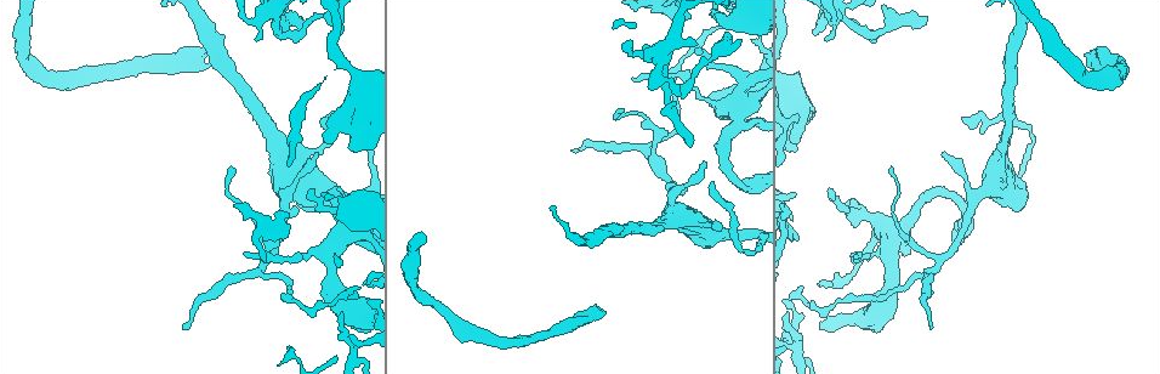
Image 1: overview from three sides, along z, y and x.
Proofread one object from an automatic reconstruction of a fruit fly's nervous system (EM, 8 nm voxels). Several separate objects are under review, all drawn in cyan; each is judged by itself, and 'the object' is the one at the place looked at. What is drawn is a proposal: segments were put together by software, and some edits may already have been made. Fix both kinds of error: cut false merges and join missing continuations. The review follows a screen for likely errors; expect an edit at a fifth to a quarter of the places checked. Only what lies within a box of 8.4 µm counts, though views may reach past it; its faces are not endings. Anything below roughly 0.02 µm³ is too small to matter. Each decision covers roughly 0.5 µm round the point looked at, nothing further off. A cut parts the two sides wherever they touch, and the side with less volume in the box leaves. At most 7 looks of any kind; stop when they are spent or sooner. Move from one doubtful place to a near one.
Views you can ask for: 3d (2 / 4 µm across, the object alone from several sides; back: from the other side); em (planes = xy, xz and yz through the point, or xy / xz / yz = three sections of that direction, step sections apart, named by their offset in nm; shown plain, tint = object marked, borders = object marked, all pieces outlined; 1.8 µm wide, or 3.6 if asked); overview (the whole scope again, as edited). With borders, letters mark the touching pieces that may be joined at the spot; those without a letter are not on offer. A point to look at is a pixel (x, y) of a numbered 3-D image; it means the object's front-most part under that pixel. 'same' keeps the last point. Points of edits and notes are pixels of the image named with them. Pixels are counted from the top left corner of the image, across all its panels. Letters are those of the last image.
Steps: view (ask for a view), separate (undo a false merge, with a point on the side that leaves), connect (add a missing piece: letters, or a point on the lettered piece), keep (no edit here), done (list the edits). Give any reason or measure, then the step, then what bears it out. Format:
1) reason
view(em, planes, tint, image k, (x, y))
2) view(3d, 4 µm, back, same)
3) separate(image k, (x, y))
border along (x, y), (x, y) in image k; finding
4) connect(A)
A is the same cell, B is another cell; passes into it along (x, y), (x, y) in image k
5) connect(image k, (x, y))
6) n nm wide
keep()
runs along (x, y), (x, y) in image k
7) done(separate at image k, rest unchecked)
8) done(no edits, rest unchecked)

tapers out
view(3d, 4 µm, image 1, (925, 18))

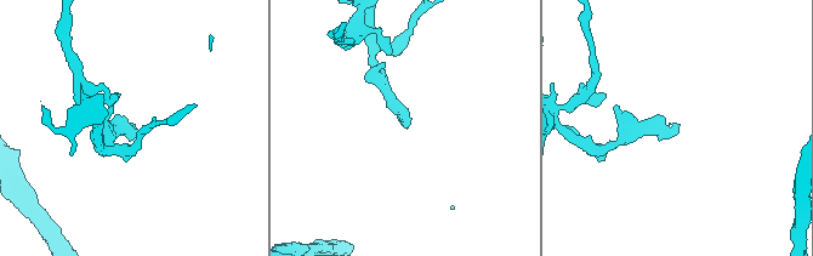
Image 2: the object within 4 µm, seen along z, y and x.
view(em, planes, borders, image 2, (407, 129))

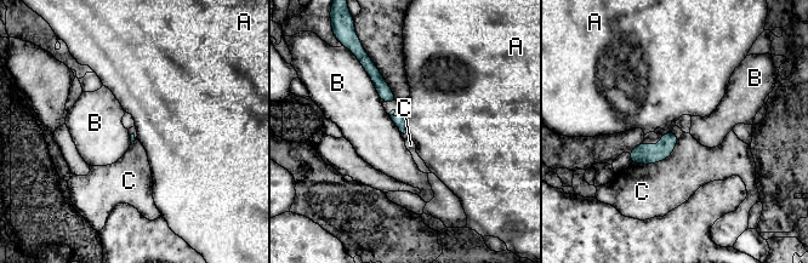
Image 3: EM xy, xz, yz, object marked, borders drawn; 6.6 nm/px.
keep()
A, B and C are other cells; border along (404, 118), (408, 131) in image 3; no lettered piece goes on from it

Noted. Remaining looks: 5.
four-way junction
view(3d, 4 µm, image 1, (991, 182))

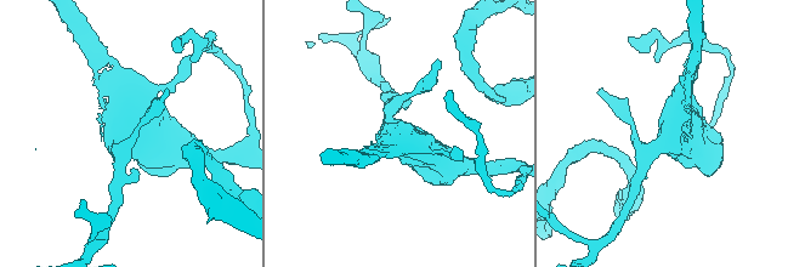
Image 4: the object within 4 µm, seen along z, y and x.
view(em, 3.6 µm, planes, borders, image 4, (671, 133))

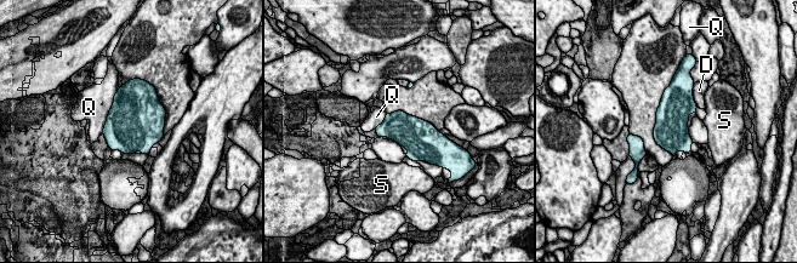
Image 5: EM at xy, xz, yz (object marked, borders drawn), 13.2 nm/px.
Q touches over 650 nm
keep()
D, Q and S are other cells; border along (119, 87), (102, 131) in image 5; all the same neuron

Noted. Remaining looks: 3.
long arm stops here
view(3d, 4 µm, image 1, (1093, 49))

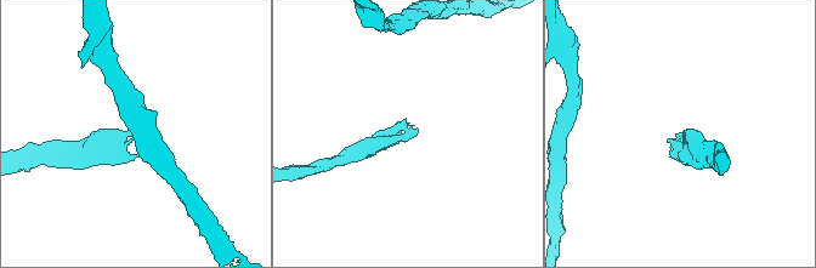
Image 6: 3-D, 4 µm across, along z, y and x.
shape alone is not enough
view(em, planes, tint, image 6, (417, 131))

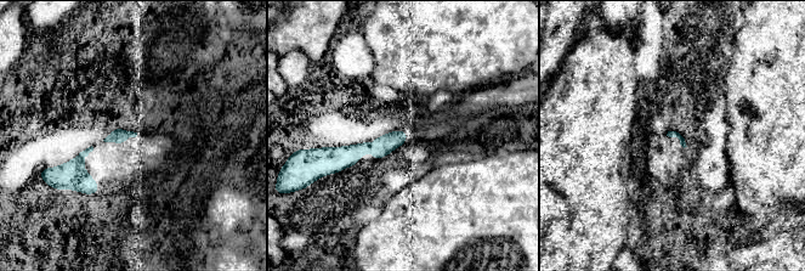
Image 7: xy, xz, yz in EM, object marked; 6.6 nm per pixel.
view(em, planes, borders, same)

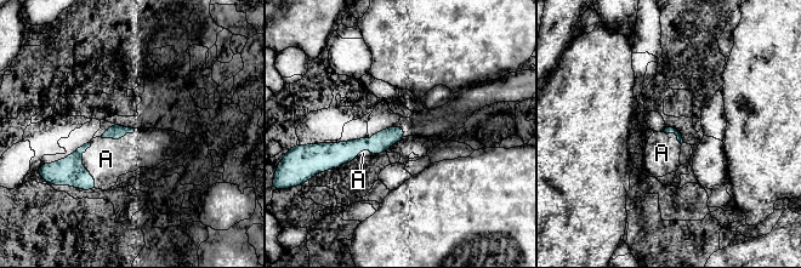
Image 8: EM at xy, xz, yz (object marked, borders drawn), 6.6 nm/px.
connect(A)
A is the same cell; passes into it along (69, 171), (81, 165), (106, 159) in image 8; the neuron continues

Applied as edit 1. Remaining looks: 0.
done(connect at image 8, rest unchecked)

